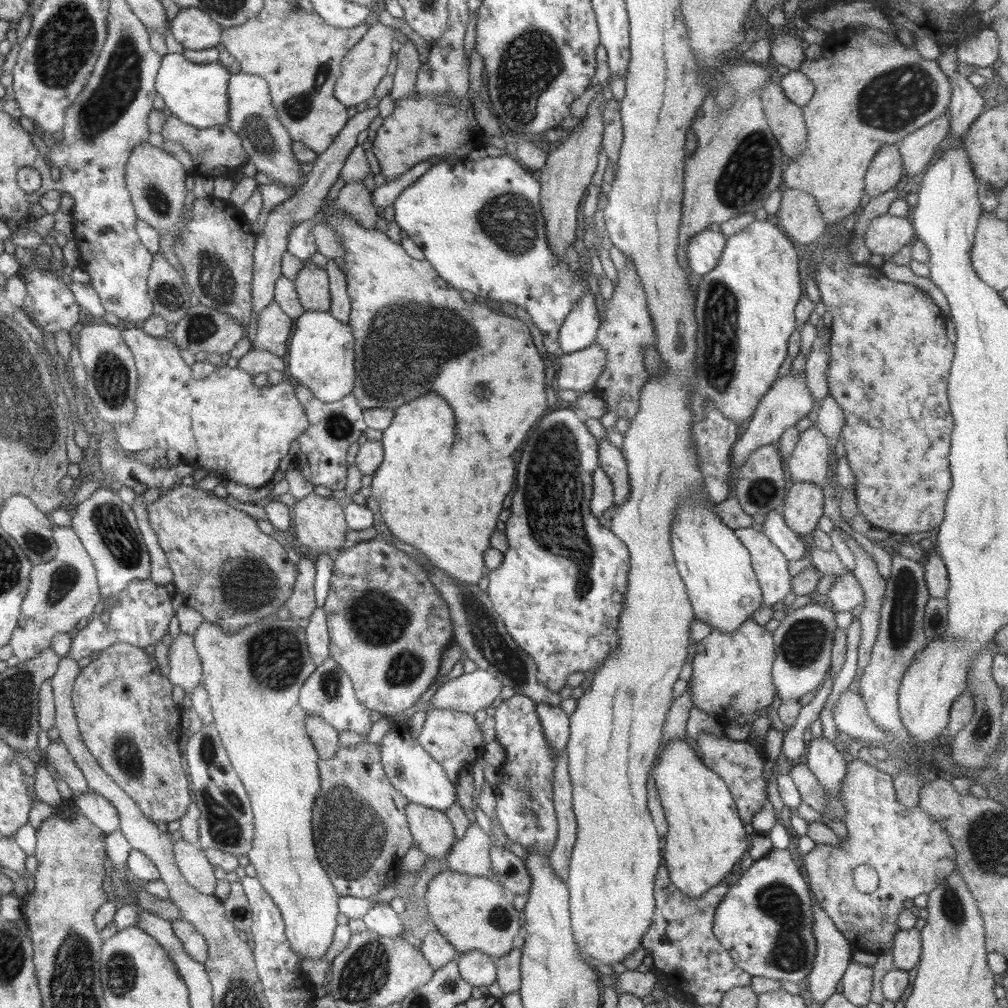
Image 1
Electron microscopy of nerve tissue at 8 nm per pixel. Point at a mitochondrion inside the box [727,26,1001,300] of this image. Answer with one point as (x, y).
(892, 102)

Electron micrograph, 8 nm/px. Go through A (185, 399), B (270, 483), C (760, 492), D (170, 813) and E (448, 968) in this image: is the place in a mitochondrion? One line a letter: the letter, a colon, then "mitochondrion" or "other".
A: other
B: other
C: mitochondrion
D: other
E: other

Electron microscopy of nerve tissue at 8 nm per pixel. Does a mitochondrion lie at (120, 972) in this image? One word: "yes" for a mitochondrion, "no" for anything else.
yes

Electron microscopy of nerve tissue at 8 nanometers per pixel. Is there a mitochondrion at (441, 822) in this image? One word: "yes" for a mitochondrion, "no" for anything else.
no

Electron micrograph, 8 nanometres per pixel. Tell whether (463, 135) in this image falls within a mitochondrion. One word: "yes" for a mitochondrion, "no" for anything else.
no

